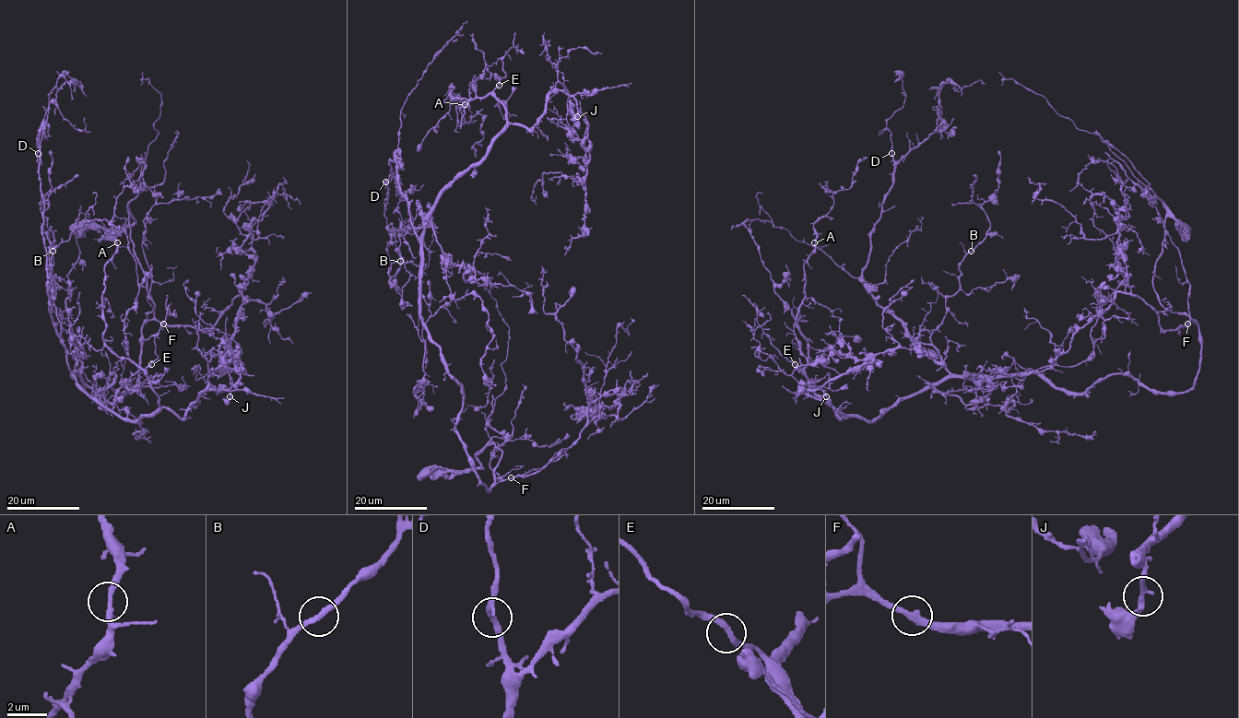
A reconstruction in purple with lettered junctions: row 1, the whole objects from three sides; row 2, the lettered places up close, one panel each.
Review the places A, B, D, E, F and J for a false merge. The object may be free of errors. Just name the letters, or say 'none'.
none

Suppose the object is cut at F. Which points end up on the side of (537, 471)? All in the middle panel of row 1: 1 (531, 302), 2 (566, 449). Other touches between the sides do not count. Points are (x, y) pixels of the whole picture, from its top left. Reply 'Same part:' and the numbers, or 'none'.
Same part: 2

